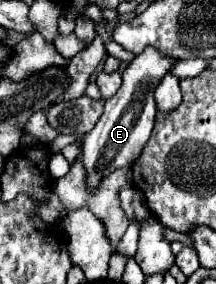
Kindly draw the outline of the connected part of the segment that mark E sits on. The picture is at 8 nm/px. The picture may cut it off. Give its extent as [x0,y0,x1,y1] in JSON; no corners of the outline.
[83,48,173,188]

